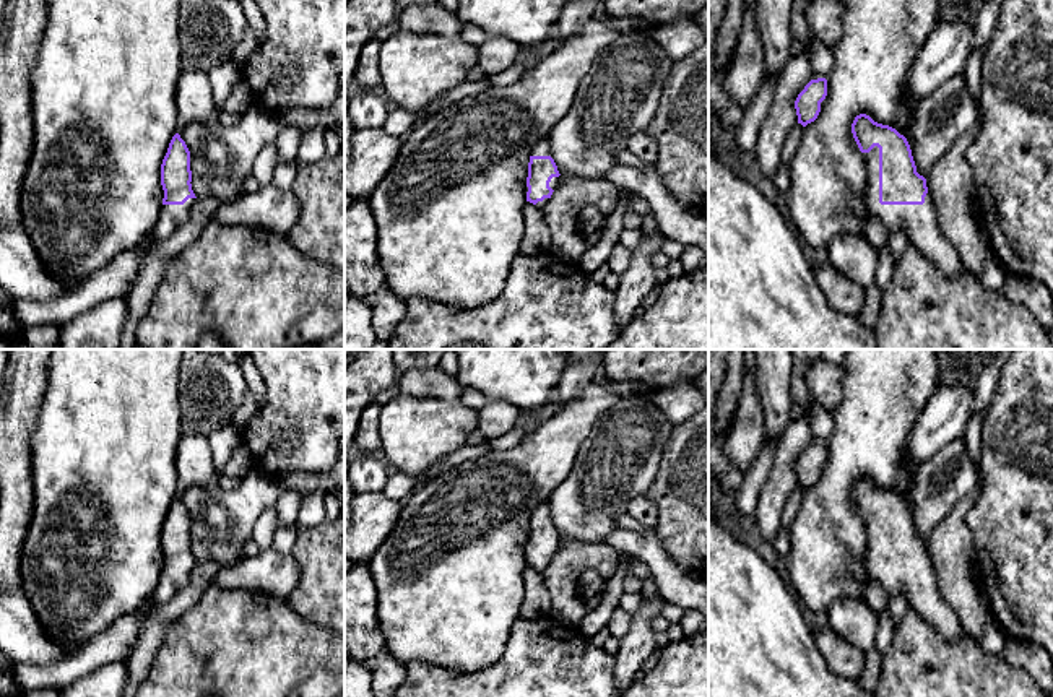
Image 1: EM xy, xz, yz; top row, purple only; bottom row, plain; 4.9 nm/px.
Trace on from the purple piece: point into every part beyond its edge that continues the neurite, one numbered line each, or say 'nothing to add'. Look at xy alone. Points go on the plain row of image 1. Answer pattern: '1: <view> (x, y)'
1: xy (173, 580)

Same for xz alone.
1: xz (541, 512)

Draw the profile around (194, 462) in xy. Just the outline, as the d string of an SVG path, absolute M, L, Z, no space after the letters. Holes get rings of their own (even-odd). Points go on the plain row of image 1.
M182 434L177 447L176 466L180 487L216 486L219 478L213 463L210 442L203 435Z

